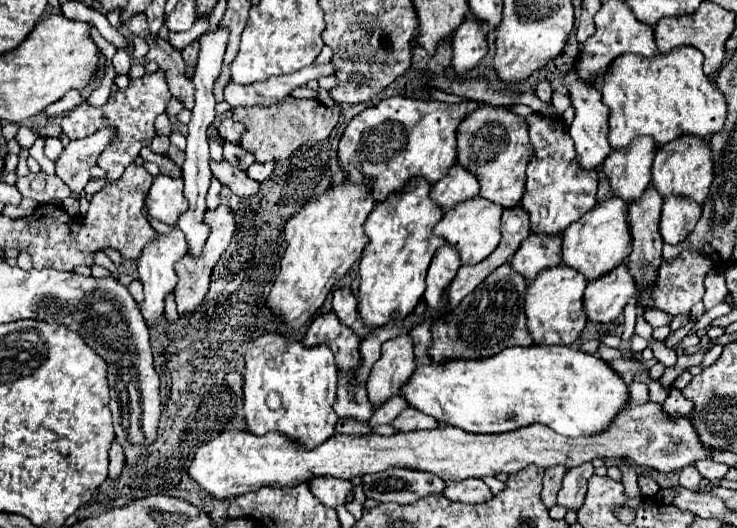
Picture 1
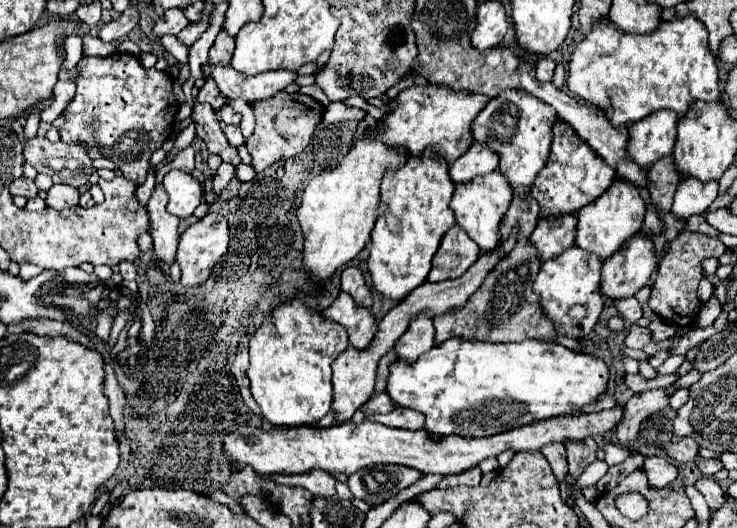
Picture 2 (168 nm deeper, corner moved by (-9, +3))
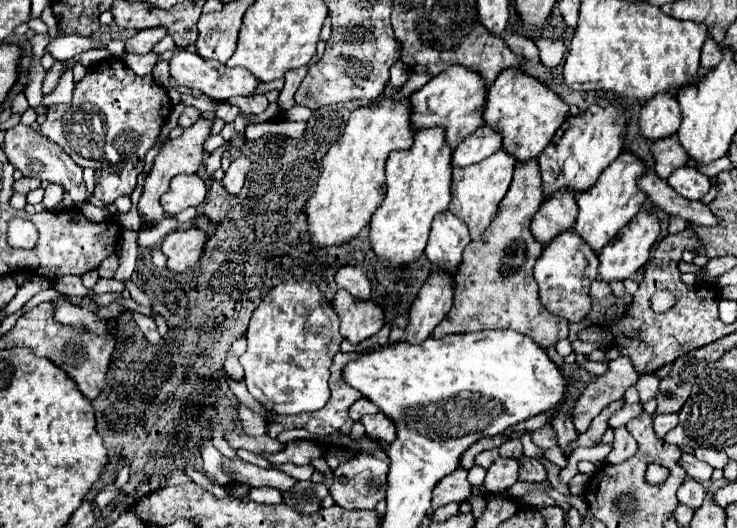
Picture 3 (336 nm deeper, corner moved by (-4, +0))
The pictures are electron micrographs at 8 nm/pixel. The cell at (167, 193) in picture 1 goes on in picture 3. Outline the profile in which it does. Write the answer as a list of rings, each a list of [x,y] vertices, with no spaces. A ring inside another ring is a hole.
[[[176,175],[170,189],[160,197],[160,203],[168,215],[176,215],[182,209],[198,207],[206,197],[206,185],[198,175]]]

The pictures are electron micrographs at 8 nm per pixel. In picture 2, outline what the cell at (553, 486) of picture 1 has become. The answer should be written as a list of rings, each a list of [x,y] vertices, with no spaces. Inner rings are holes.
[[[543,446],[541,452],[549,460],[553,474],[557,482],[563,482],[567,476],[567,456],[565,456],[565,446]]]

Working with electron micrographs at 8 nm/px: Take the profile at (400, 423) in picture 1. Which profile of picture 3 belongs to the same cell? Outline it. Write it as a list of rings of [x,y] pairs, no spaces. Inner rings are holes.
[[[376,413],[376,415],[364,415],[364,417],[360,419],[360,423],[364,425],[368,437],[374,439],[374,441],[378,441],[378,443],[392,443],[394,437],[396,437],[394,425],[392,425],[390,419],[384,417],[382,413]]]

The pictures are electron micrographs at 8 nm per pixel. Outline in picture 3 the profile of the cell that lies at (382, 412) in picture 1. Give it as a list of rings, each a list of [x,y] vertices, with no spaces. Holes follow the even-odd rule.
[[[358,399],[352,407],[350,407],[350,419],[352,421],[358,421],[362,415],[366,415],[366,413],[378,413],[378,409],[376,409],[376,405],[372,405],[368,399]]]

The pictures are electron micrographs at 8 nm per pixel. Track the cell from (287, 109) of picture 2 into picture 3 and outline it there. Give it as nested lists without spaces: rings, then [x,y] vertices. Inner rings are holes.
[[[238,157],[238,159],[232,161],[232,165],[228,167],[228,171],[224,173],[224,179],[222,179],[224,189],[226,189],[230,195],[238,195],[238,193],[240,193],[248,169],[250,169],[250,161],[248,161],[246,157]]]

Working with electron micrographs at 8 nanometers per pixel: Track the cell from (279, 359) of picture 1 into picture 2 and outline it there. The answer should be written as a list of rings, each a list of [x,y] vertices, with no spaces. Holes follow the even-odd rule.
[[[291,300],[277,310],[273,310],[263,326],[255,332],[249,342],[249,380],[251,380],[251,394],[261,408],[263,418],[271,426],[315,426],[327,412],[331,412],[331,362],[349,346],[347,332],[337,322],[321,318],[321,314],[313,312],[299,300]]]

